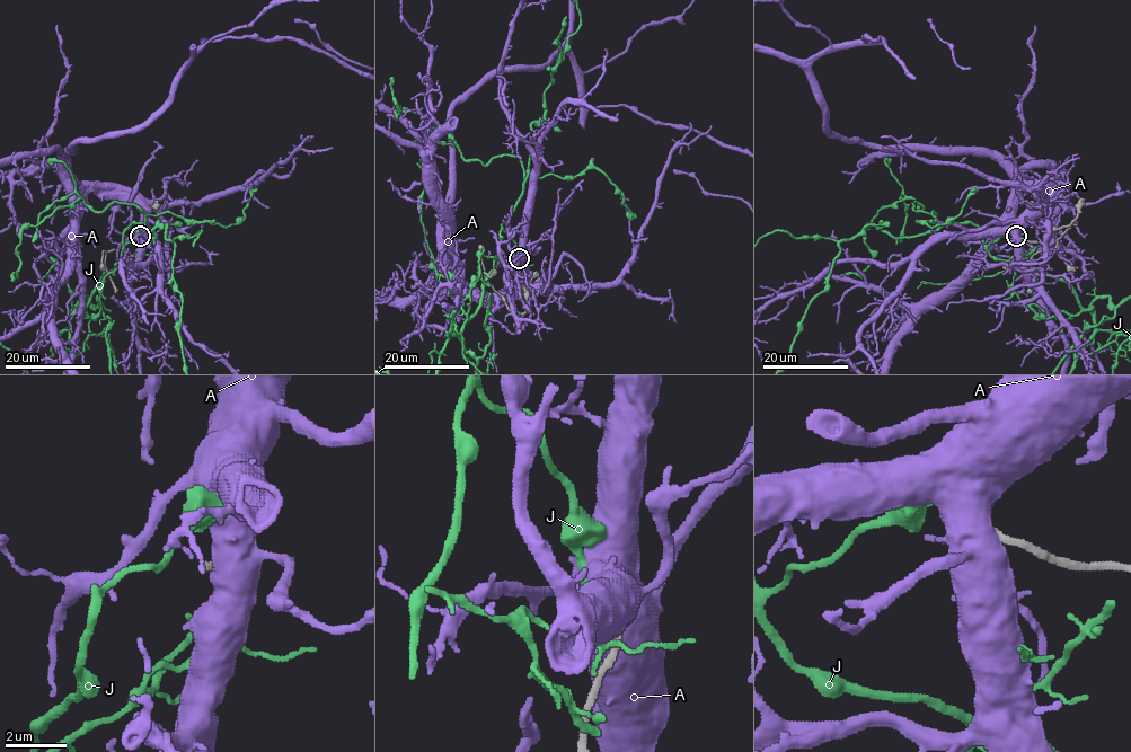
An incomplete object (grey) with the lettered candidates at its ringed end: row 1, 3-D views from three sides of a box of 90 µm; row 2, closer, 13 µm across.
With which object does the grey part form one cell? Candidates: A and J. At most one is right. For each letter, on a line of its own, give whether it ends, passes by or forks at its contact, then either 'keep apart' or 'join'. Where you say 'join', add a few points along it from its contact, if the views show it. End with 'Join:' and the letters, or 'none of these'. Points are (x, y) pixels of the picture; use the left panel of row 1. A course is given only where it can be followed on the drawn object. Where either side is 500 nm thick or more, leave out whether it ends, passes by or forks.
A: keep apart
J: it ends | join
Join: J

